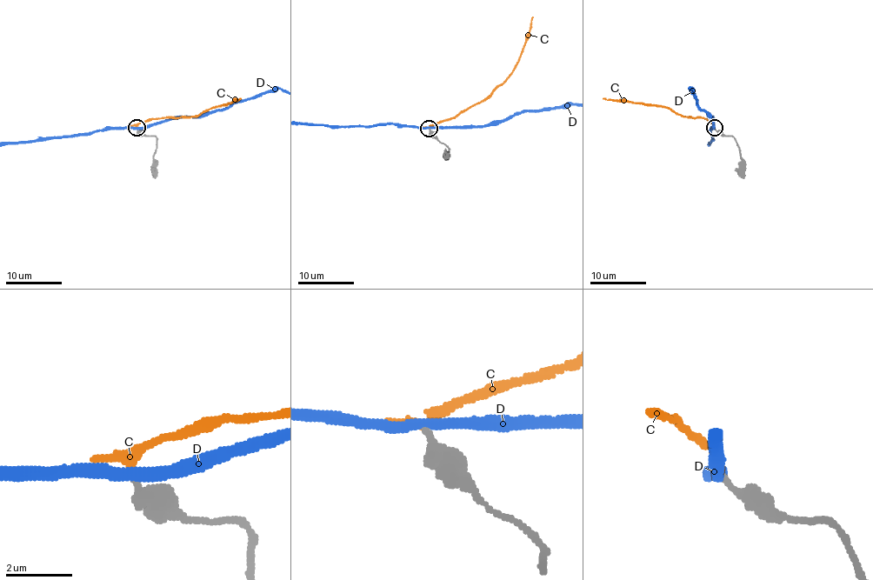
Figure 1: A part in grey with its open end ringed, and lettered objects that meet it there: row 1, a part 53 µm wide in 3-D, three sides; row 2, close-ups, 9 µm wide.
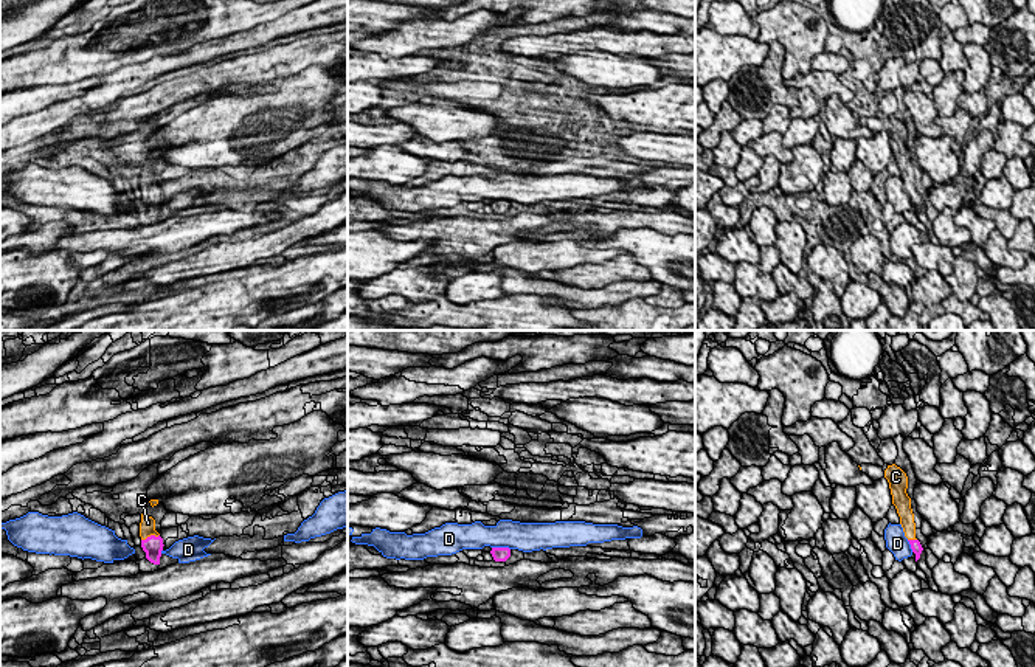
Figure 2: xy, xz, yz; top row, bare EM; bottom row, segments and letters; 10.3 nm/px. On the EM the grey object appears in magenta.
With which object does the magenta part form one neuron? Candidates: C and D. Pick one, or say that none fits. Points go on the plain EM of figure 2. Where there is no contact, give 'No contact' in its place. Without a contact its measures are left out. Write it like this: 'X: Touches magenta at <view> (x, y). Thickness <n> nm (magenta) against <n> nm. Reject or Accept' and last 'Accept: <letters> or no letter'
C: Touches magenta at xy (151, 188). Thickness 200 nm (magenta) against 160 nm. Accept
D: Touches magenta at xz (501, 200). Thickness 160 nm (magenta) against 280 nm. Reject
Accept: C

